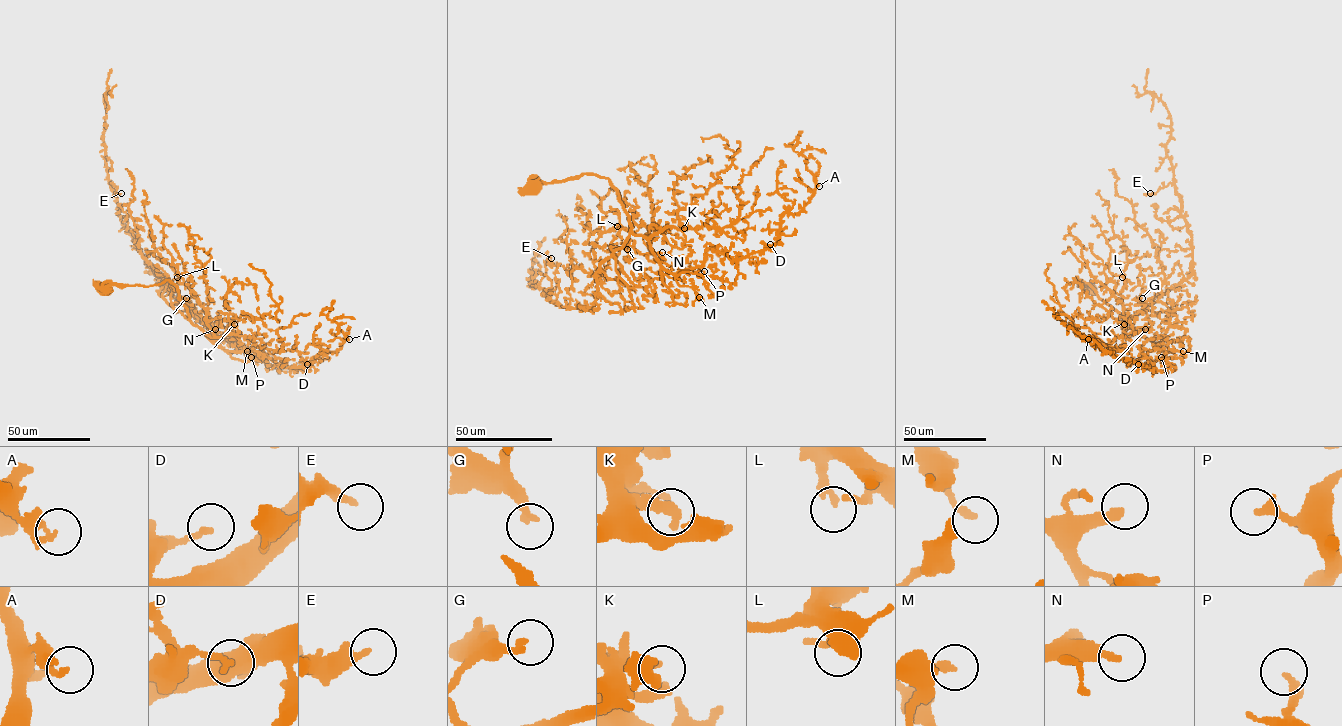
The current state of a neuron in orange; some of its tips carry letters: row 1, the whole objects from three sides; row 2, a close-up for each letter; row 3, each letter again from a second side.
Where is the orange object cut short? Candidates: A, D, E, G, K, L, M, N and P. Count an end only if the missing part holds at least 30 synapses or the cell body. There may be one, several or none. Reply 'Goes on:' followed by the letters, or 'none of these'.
Goes on: N

